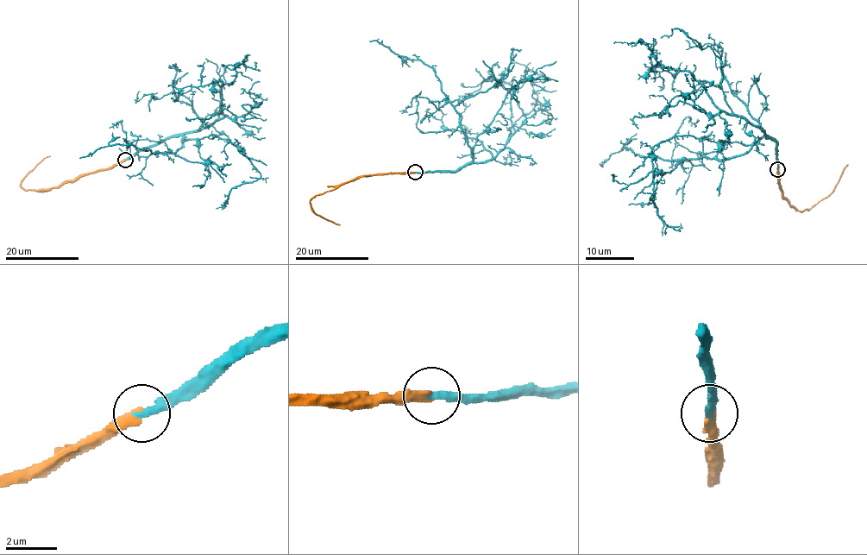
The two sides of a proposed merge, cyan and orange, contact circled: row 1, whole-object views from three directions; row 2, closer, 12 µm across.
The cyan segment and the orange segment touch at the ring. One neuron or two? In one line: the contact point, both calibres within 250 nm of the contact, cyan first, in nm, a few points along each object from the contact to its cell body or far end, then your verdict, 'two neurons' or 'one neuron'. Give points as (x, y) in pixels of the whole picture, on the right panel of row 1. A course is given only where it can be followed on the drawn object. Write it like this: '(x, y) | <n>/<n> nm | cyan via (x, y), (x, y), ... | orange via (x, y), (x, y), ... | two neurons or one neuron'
(777, 169) | 360/320 nm | cyan via (777, 169), (776, 143), (763, 136), (744, 145), (692, 135), (661, 141), (652, 151), (650, 198), (665, 234) | orange via (777, 169), (782, 195), (801, 212), (832, 192), (847, 164) | one neuron

